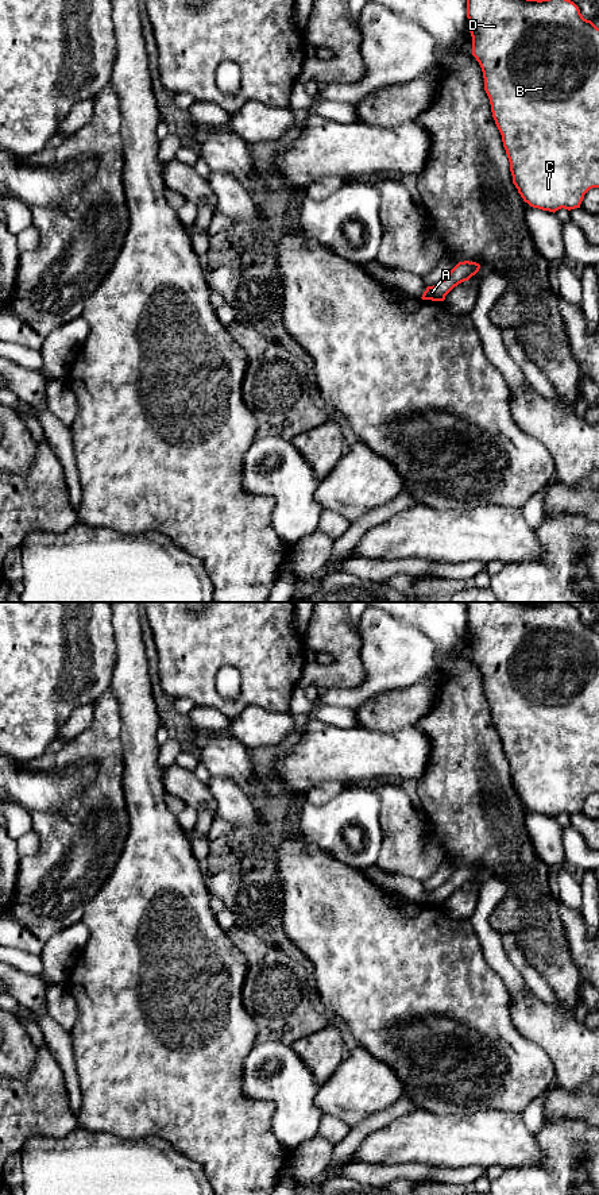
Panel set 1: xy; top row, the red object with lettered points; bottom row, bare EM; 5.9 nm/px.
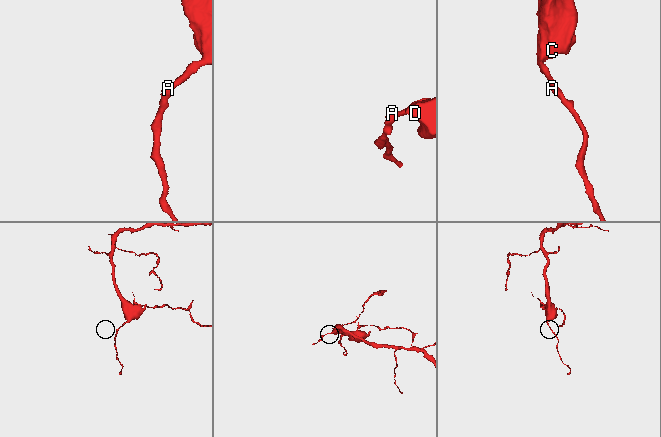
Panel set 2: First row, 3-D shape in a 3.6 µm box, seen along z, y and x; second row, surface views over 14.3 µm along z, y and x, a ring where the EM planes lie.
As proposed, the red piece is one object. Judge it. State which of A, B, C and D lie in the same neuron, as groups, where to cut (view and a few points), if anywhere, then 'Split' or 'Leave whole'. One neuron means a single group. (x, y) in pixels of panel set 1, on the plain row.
Groups: A B C D. No split. Leave whole

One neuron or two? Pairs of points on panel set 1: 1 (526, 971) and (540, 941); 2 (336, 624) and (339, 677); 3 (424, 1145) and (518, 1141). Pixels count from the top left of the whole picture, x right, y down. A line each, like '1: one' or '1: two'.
1: two
2: one
3: one

